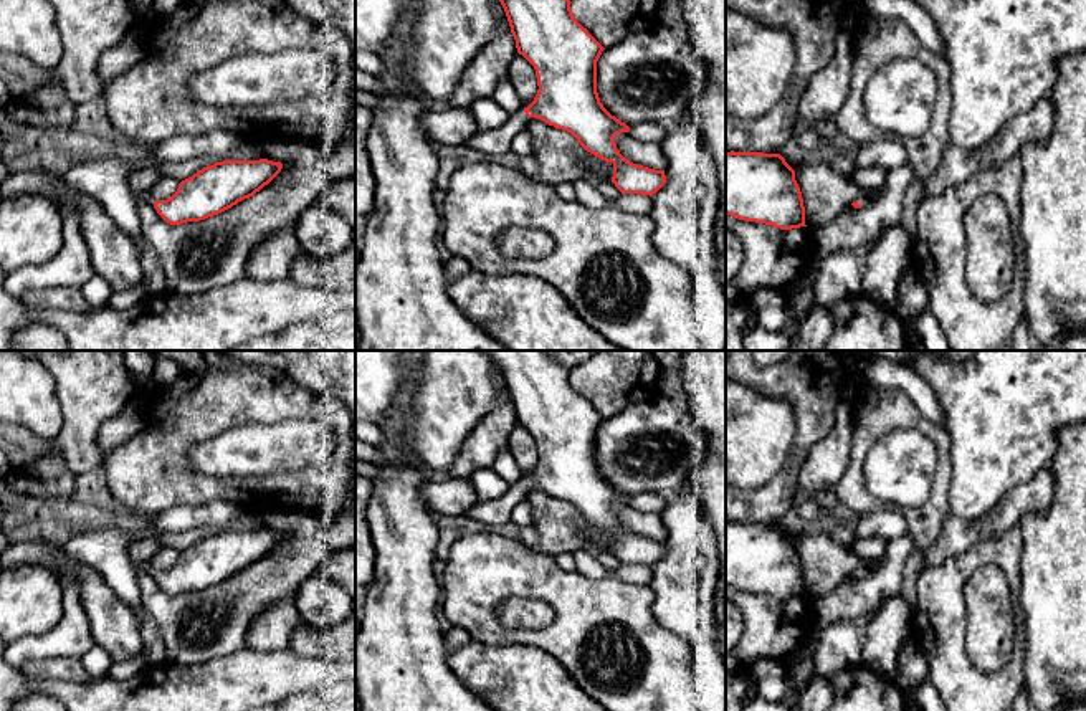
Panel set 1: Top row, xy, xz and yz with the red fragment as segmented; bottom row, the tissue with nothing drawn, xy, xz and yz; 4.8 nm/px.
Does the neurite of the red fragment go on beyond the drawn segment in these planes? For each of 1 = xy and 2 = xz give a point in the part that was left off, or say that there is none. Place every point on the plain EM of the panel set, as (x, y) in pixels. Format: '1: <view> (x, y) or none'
1: none
2: xz (498, 511)

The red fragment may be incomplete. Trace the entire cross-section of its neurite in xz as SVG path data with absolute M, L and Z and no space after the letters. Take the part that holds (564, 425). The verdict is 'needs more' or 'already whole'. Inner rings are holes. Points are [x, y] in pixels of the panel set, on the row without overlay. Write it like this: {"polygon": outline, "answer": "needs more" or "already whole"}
{"polygon": "M484 351L499 367L506 382L517 423L536 440L537 465L534 471L491 501L479 501L464 514L489 526L503 526L512 519L512 509L536 488L555 499L570 503L577 513L595 527L613 534L612 552L622 564L653 565L664 554L664 541L648 539L626 531L613 508L630 498L612 486L597 463L597 432L605 420L572 385L570 370L545 351Z", "answer": "needs more"}

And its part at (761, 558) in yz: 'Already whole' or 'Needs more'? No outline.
Already whole

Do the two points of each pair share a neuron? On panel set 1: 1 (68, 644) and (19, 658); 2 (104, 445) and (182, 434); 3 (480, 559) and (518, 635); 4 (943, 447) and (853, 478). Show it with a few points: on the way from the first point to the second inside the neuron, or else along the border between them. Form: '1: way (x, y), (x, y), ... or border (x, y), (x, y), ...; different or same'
1: way (57, 644), (30, 648); same
2: border (152, 419), (103, 457); different
3: way (480, 582), (480, 612), (495, 627); same
4: way (916, 420), (881, 420), (860, 442), (858, 448); same

